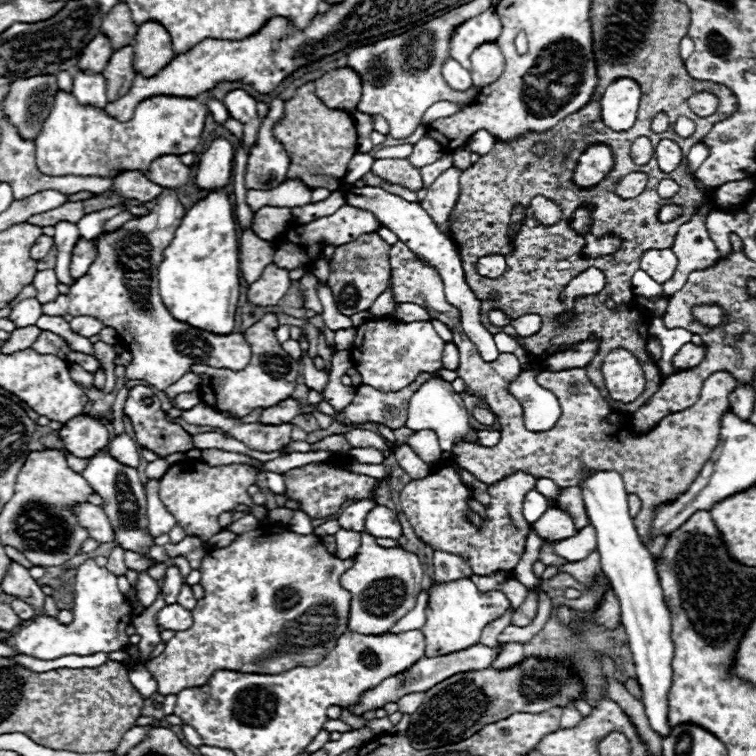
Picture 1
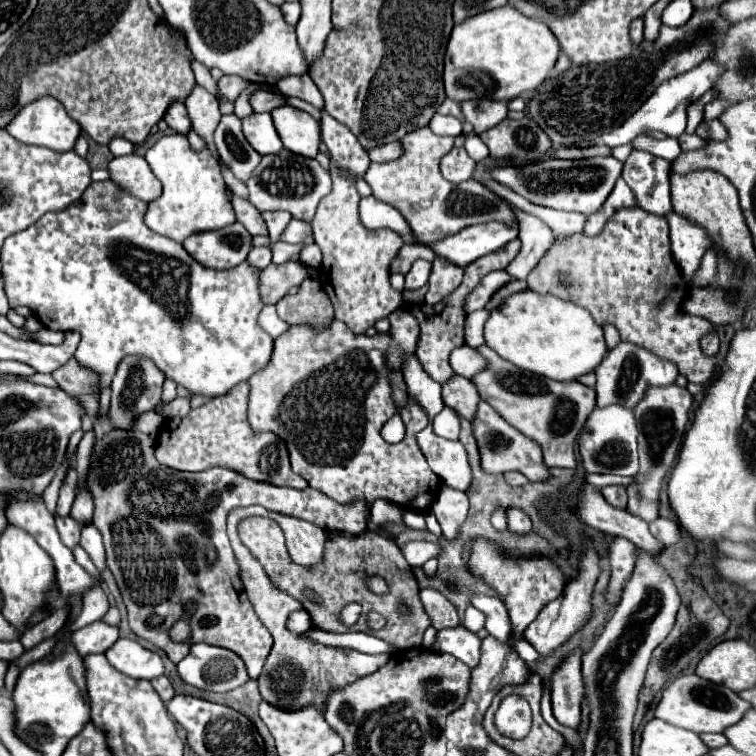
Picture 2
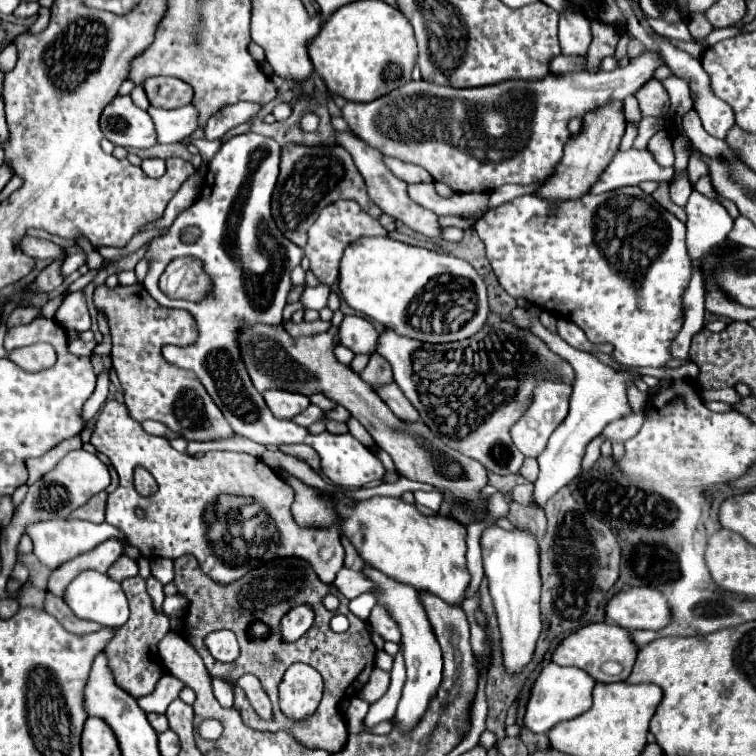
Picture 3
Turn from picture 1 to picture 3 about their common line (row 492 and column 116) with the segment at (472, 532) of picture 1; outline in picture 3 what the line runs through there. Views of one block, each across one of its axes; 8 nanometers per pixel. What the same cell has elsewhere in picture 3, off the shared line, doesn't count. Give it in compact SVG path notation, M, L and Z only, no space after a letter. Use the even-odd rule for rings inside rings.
M108 400L100 410L90 442L98 452L104 452L110 458L112 466L120 476L120 486L112 494L108 494L106 500L106 522L120 528L128 536L130 544L136 546L146 558L160 556L160 558L174 560L182 554L192 554L200 562L202 570L214 582L220 584L230 584L272 558L298 556L310 562L318 578L326 584L332 584L338 570L344 566L344 548L340 544L338 528L336 526L326 530L300 528L290 514L290 506L294 502L294 490L290 490L290 486L284 484L256 456L242 454L242 452L218 452L218 450L206 452L202 458L186 456L182 452L176 452L166 438L144 432L142 426L130 418L126 406L116 400ZM138 466L146 468L156 478L158 490L154 496L140 496L134 490L134 470ZM138 506L146 510L146 518L136 518L134 510Z

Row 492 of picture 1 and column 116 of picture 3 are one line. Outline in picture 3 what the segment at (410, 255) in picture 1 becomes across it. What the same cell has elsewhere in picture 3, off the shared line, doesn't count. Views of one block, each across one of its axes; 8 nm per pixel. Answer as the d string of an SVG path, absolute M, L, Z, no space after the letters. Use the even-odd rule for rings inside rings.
M121 555L108 570L108 576L112 580L116 582L124 580L122 590L126 592L126 598L130 604L130 620L124 626L116 628L116 634L108 642L104 652L108 656L108 664L116 678L116 684L122 686L122 690L128 690L128 694L132 694L134 698L140 698L144 694L152 694L156 688L156 682L164 676L164 666L158 658L158 642L170 630L170 624L164 614L154 612L150 596L146 592L146 582L142 576L136 576L136 574L138 574L137 561L124 555Z

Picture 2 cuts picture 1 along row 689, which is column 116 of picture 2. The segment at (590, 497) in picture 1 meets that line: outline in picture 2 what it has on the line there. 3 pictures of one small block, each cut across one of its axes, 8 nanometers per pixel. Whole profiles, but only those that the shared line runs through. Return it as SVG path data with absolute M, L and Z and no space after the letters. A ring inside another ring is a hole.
M118 638L114 646L110 646L104 654L110 666L130 678L152 680L156 676L162 676L164 672L162 658L156 652L142 648L136 640L130 638Z

